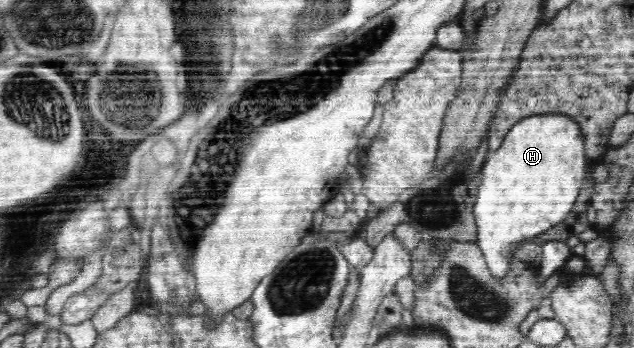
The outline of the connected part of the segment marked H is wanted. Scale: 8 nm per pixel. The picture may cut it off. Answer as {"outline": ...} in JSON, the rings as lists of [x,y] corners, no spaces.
{"outline":[[[563,113],[534,114],[522,118],[509,129],[501,147],[486,156],[474,205],[476,243],[496,280],[502,281],[507,274],[511,274],[512,252],[523,241],[533,240],[569,216],[586,182],[588,171],[583,133],[579,125]]]}

